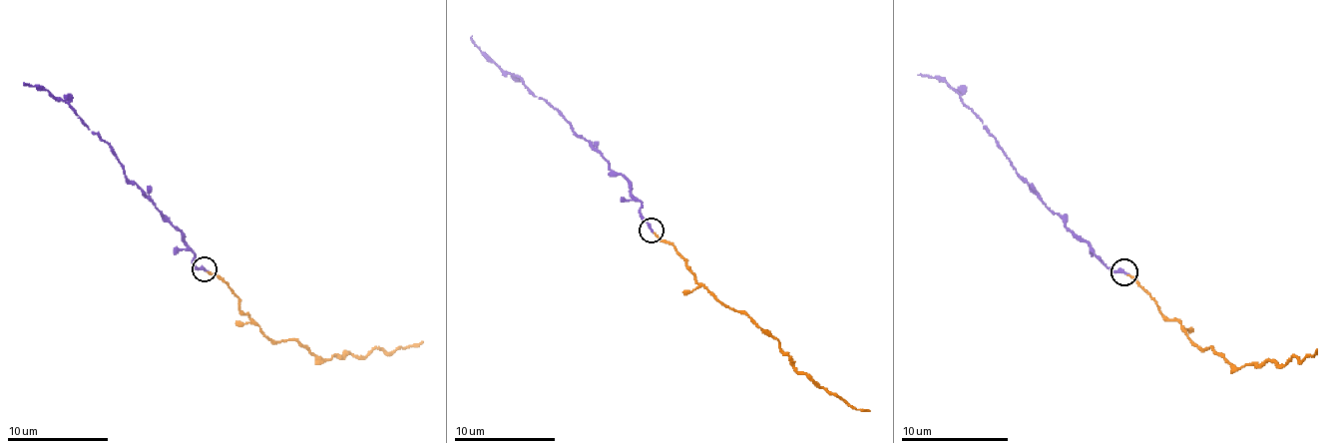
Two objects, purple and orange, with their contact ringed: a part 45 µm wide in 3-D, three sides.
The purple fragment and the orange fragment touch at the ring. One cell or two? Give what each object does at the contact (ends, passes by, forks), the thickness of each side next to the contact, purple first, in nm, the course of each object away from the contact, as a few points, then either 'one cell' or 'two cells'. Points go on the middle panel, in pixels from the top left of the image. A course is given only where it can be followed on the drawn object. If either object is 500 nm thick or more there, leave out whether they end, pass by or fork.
purple ends there; orange ends there; 240 nm thick on the purple side, 90 nm on the other; purple runs (651, 229), (641, 215), (631, 184), (557, 111), (519, 78), (494, 63), (471, 35); orange runs (651, 229), (685, 259), (693, 277), (716, 297), (746, 312), (769, 333), (799, 371), (852, 406), (870, 411); one cell

